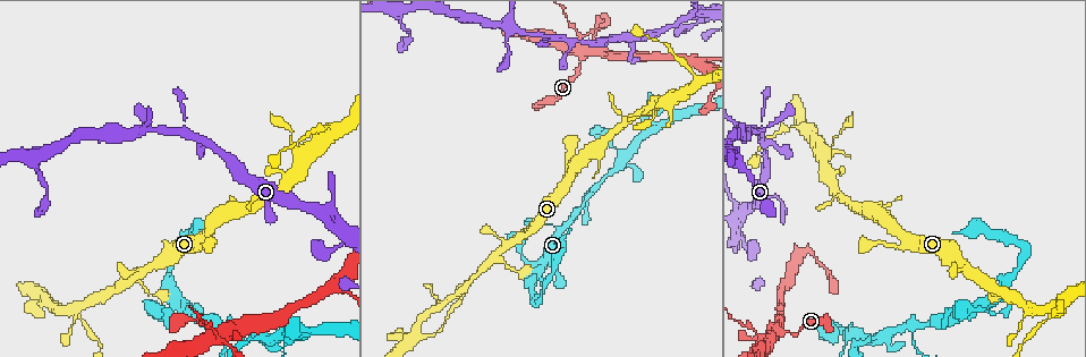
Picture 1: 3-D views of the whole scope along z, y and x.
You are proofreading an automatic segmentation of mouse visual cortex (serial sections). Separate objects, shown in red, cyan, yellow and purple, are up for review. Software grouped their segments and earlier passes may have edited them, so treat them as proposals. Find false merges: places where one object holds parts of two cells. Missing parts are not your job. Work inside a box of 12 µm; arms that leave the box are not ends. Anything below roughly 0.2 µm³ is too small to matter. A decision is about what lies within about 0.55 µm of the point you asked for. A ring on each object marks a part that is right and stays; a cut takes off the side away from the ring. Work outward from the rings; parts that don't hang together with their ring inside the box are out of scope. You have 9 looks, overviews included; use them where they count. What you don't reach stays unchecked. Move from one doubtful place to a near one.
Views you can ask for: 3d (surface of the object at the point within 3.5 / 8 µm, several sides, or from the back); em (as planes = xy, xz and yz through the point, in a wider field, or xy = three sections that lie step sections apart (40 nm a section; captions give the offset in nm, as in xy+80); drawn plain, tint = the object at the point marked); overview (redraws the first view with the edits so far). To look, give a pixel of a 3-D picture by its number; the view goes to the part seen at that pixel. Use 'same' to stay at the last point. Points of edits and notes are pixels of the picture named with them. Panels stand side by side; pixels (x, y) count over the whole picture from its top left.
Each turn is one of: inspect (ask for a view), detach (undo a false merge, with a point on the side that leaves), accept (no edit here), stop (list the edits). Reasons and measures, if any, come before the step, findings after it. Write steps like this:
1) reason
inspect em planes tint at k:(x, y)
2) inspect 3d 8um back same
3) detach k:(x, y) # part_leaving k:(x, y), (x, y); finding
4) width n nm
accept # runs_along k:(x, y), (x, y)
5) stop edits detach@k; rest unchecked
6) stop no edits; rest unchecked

four arms meet
inspect 3d 3.5um at 1:(222, 334)

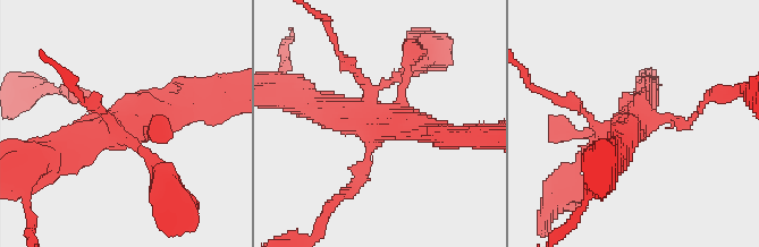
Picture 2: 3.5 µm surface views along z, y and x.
inspect em xy step 1 tint at 2:(380, 126)

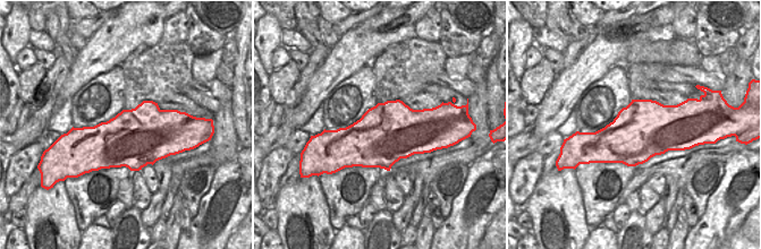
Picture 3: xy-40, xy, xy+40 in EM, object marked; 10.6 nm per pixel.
accept # runs_along 2:(350, 188), (385, 125), (450, 136); continuous, no second cell

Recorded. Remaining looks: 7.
inspect 3d 3.5um at 1:(915, 323)

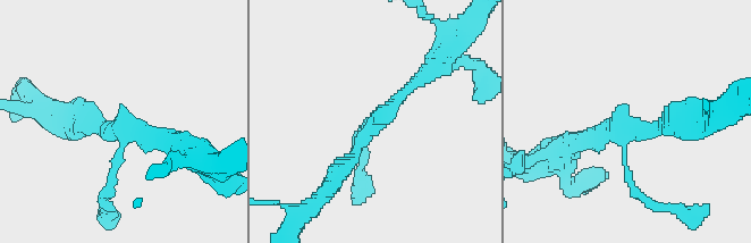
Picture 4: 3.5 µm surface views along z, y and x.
arm_widths 100, 200, 250 nm
accept # runs_along 4:(332, 178), (395, 100), (430, 70); one cell here

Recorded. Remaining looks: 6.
three-way junction
inspect 3d 3.5um at 1:(852, 334)

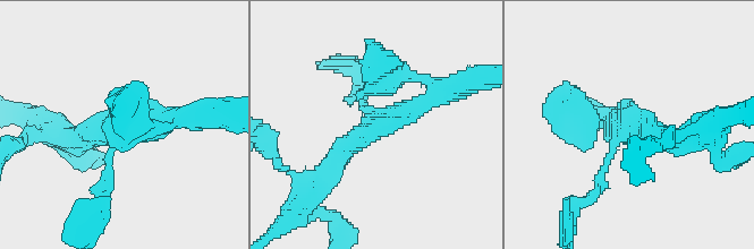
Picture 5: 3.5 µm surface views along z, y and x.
inspect em xy step 5 tint at 5:(632, 127)

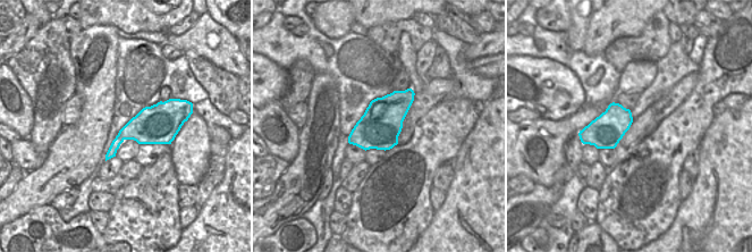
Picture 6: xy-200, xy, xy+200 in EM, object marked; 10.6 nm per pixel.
arm_widths 100, 250, 300 nm
accept # runs_along 5:(321, 182), (432, 86); all the same cell

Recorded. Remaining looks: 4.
two arms in line, one across
inspect 3d 8um at 1:(516, 32)

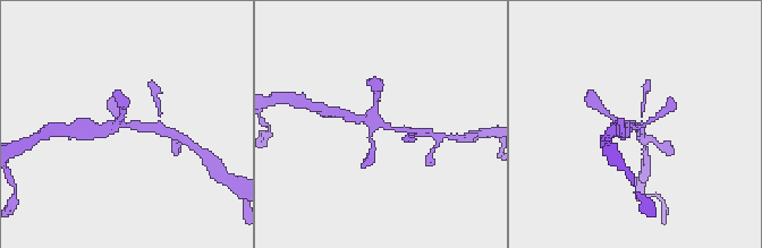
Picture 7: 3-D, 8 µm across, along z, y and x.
shape alone is not enough
inspect em xy step 5 tint at 7:(125, 126)

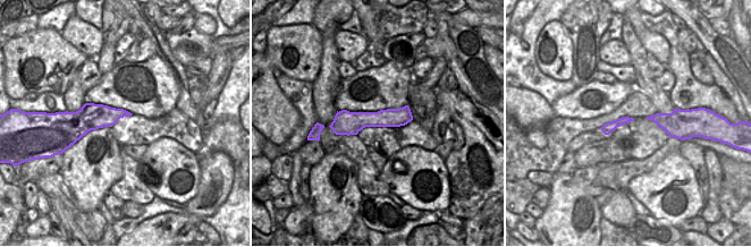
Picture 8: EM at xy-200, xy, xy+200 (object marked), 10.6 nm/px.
width 220 nm
accept # runs_along 8:(408, 115), (362, 119), (334, 126); one cell here

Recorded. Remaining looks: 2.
stop no edits; rest unchecked

